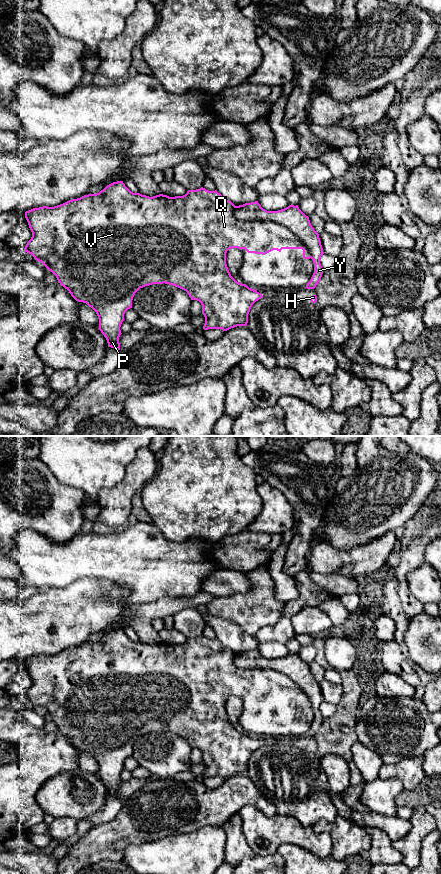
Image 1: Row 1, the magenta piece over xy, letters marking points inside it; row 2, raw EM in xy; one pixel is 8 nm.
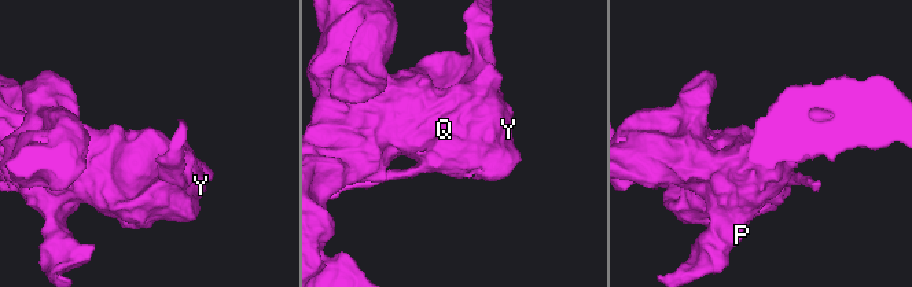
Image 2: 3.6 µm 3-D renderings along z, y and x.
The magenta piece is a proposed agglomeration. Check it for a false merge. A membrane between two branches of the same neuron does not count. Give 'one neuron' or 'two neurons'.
two neurons

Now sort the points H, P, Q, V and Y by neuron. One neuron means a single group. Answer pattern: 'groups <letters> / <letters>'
groups H P Q V / Y

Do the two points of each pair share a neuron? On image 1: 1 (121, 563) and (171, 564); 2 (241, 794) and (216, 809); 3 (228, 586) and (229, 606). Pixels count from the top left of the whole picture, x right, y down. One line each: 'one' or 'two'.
1: one
2: one
3: two

